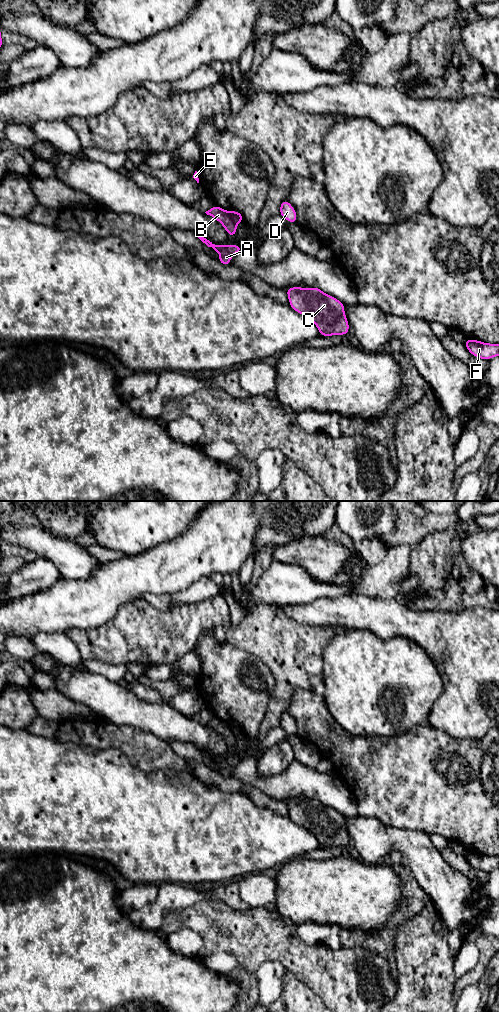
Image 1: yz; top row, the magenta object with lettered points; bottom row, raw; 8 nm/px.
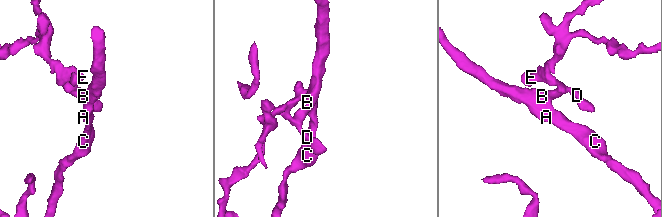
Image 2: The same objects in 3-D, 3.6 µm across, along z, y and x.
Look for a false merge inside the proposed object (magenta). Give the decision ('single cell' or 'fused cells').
fused cells

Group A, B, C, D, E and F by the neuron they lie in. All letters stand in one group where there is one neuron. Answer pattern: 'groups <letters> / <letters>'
groups A B C / D E F

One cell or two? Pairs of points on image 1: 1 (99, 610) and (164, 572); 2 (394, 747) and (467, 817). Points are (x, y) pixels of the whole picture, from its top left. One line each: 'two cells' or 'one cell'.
1: one cell
2: one cell

